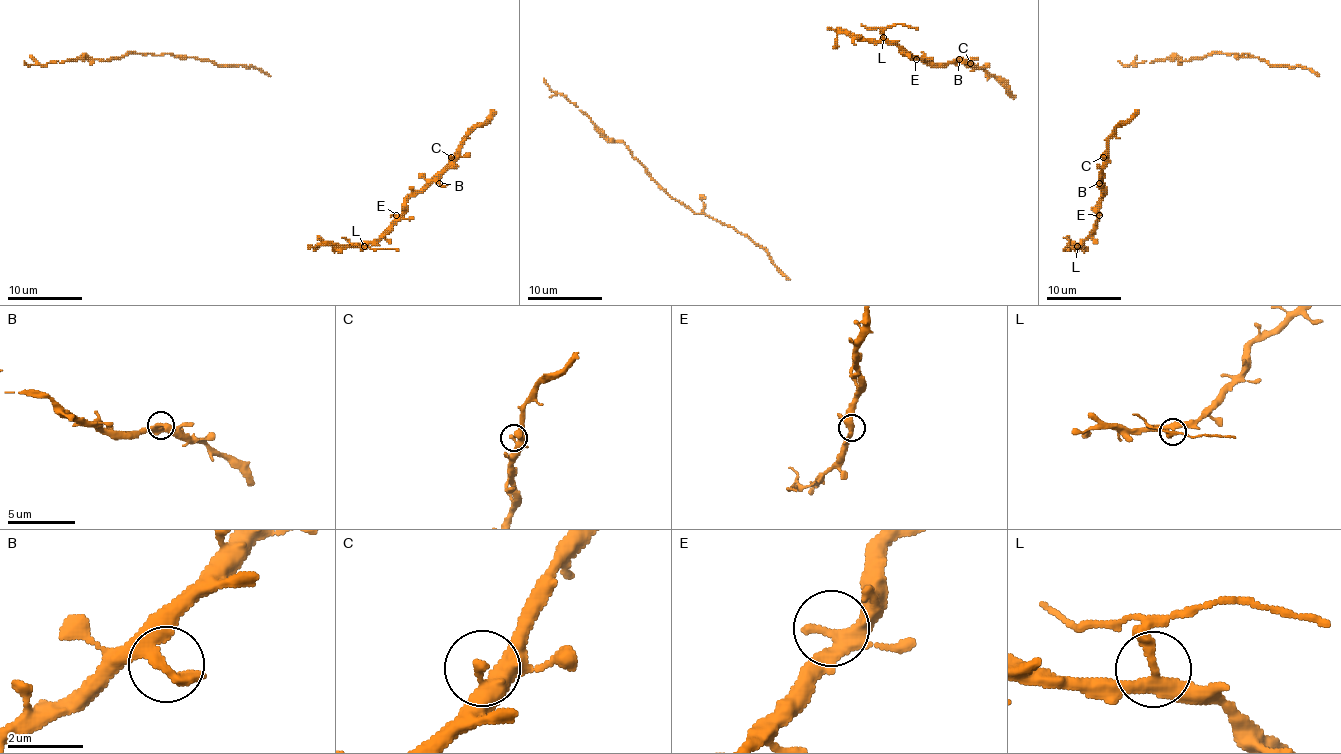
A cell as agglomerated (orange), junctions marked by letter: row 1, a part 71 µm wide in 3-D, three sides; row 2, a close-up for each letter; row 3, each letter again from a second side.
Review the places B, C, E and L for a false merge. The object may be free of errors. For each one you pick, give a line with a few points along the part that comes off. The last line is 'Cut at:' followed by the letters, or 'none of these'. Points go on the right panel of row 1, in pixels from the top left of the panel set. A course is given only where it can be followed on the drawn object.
L: course (1076, 247), (1063, 249), (1069, 251)
Cut at: L

